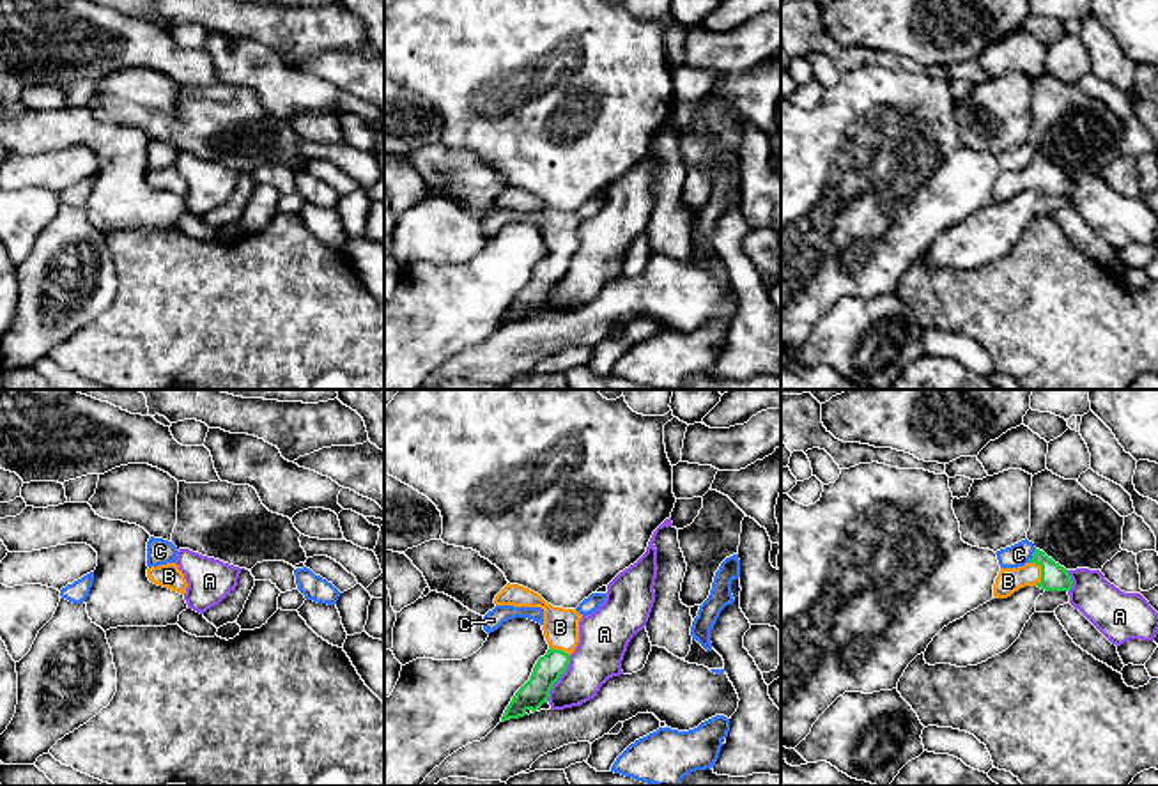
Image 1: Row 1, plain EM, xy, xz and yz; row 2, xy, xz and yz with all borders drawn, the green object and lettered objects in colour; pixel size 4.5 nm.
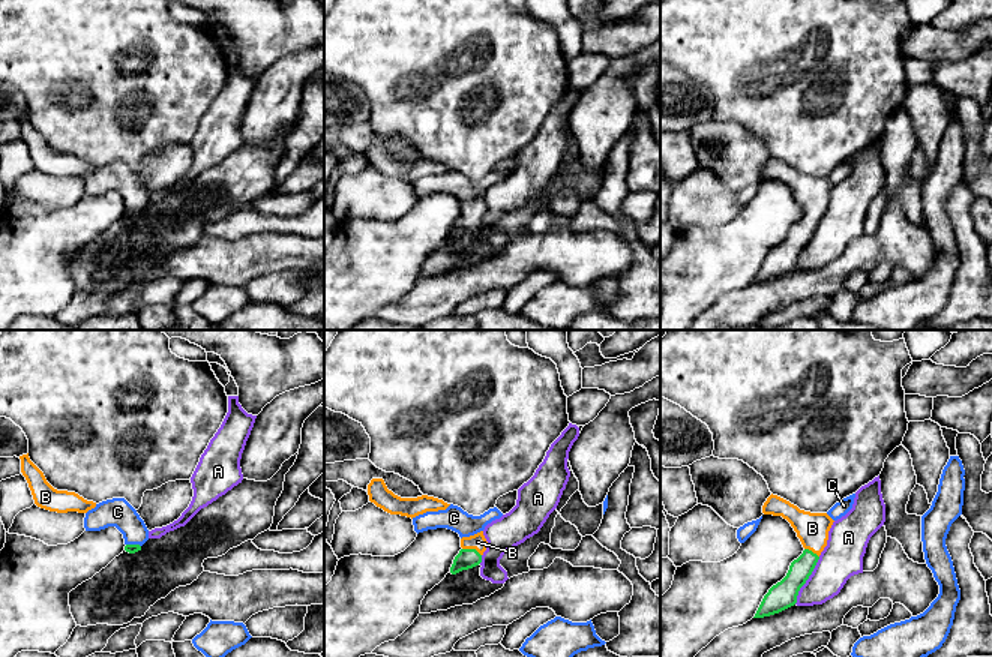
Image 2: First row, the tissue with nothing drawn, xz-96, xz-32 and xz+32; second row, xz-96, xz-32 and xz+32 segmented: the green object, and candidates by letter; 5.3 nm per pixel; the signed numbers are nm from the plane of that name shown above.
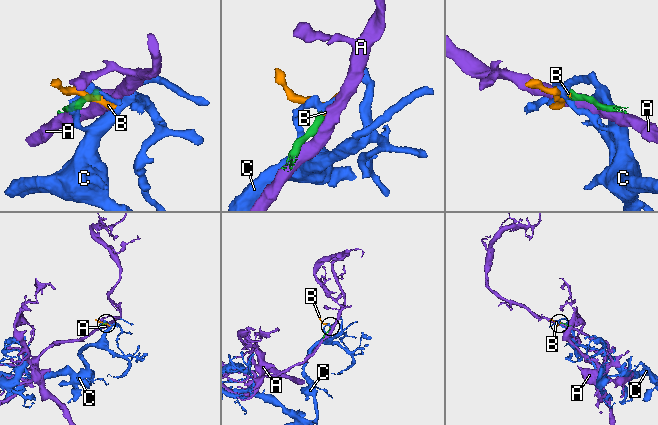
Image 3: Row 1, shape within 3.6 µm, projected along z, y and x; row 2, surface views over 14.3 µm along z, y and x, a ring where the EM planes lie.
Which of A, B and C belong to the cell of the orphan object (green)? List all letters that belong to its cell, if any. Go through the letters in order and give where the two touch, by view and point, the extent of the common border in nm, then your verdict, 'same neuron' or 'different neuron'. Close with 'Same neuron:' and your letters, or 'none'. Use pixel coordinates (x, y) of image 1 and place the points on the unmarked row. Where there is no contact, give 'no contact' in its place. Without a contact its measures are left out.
A: contact xz (558, 282); length 240 nm; different neuron
B: contact yz (1042, 174); length 120 nm; same neuron
C: contact yz (1033, 160); length 80 nm; different neuron
Same neuron: B

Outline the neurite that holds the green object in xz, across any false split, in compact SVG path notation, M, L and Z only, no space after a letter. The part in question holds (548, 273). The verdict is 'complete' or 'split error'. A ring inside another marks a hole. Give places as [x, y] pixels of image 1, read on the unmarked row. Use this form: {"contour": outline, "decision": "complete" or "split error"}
{"contour": "M506 188L494 202L496 209L540 211L544 214L544 239L549 253L533 271L529 283L515 296L506 310L501 326L533 317L549 303L552 289L567 274L570 258L579 246L579 225L583 218L575 212L563 212L547 207L538 196Z", "decision": "split error"}

